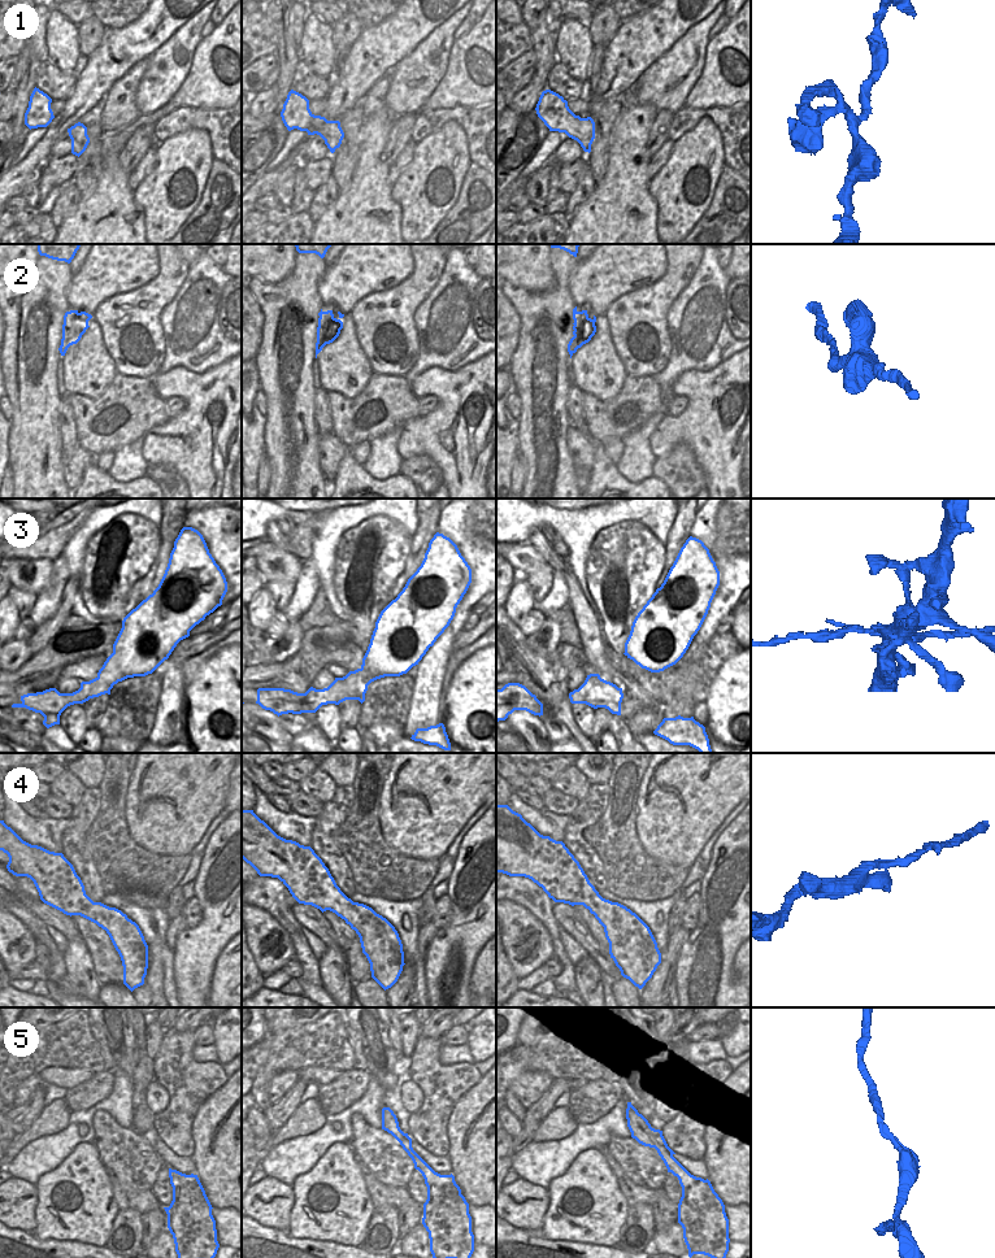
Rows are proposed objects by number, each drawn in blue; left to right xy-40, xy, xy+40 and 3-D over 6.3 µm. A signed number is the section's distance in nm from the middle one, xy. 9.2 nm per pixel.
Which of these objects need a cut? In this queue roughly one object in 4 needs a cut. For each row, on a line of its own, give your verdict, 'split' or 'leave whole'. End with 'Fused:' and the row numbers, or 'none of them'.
1: leave whole
2: leave whole
3: split
4: leave whole
5: leave whole
Fused: 3

